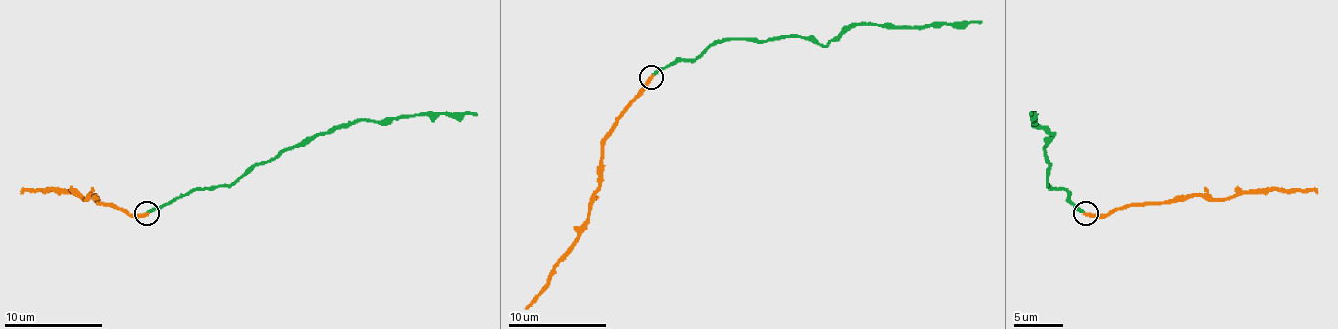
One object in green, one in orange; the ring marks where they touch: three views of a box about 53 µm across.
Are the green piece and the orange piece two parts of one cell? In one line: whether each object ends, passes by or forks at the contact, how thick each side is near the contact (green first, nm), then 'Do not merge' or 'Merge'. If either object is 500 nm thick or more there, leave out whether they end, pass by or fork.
At the ring green ends. At the ring orange ends. Thickness 190 nm (green) against 300 nm. Do not merge

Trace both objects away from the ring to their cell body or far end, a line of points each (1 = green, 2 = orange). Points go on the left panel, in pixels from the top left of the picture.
1: (147, 212), (193, 190), (228, 185), (260, 163), (352, 122), (392, 122), (416, 114), (477, 114)
2: (147, 212), (130, 215), (113, 205), (98, 202), (93, 195), (83, 198), (49, 190), (20, 193)

